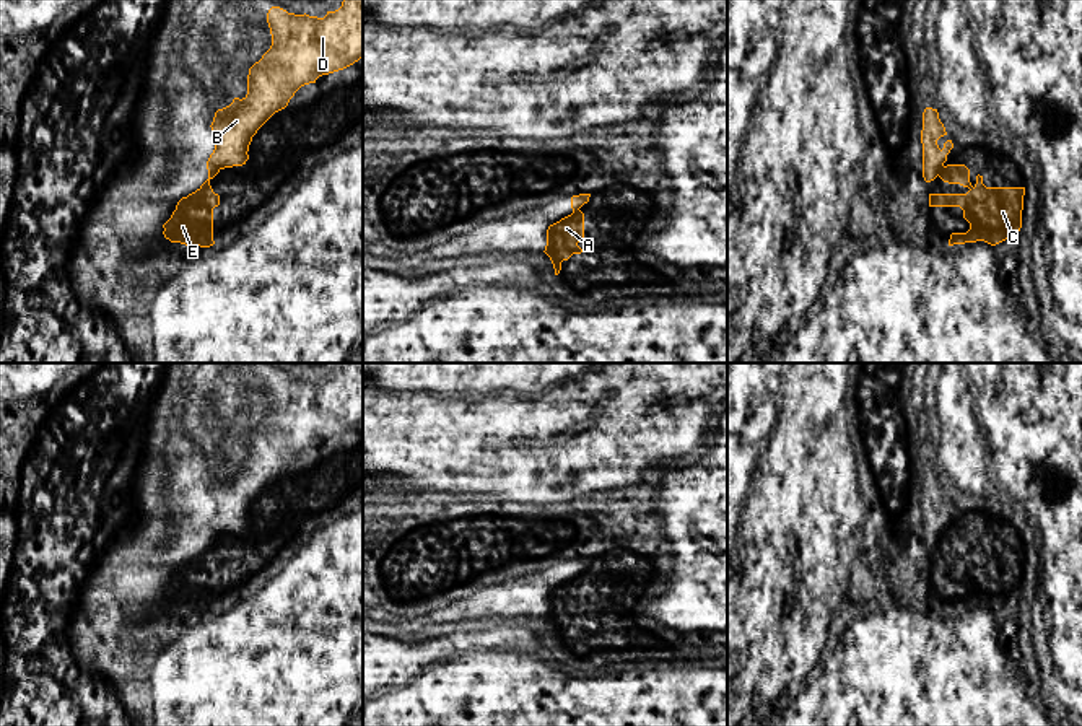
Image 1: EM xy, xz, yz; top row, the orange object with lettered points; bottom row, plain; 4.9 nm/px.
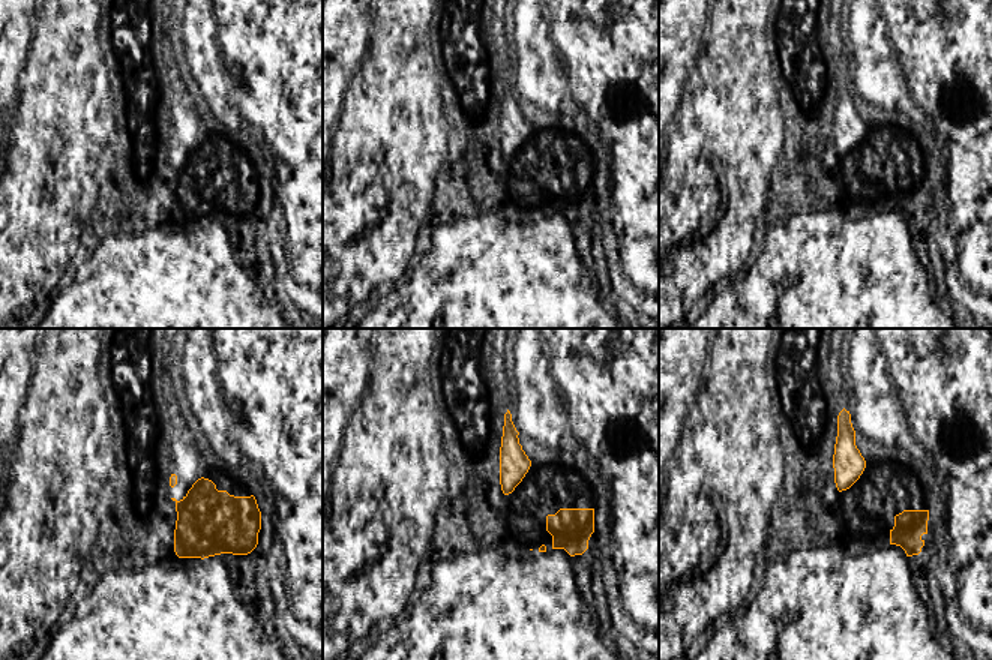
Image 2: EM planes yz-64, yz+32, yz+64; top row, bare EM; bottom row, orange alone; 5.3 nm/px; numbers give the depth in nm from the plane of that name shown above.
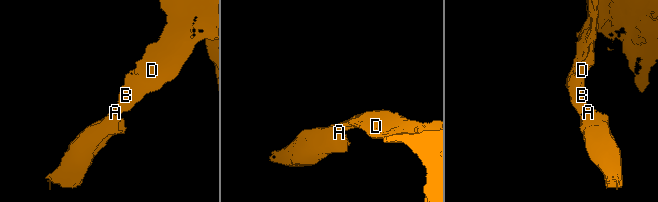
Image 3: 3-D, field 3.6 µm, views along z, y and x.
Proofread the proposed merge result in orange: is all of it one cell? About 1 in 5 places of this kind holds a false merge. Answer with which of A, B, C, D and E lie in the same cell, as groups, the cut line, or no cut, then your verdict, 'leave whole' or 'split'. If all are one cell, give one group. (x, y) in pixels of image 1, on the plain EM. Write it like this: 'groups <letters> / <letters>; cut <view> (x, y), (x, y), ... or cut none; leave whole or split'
groups A C E / B D; cut yz (942, 529), (938, 539); split

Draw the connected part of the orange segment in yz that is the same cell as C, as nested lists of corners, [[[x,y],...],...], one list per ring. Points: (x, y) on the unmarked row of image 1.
[[[965,529],[942,531],[939,542],[970,553],[966,558],[929,558],[929,571],[960,571],[970,588],[966,597],[950,599],[949,610],[976,606],[996,610],[1020,596],[1025,552],[986,552],[979,539],[973,550]]]

